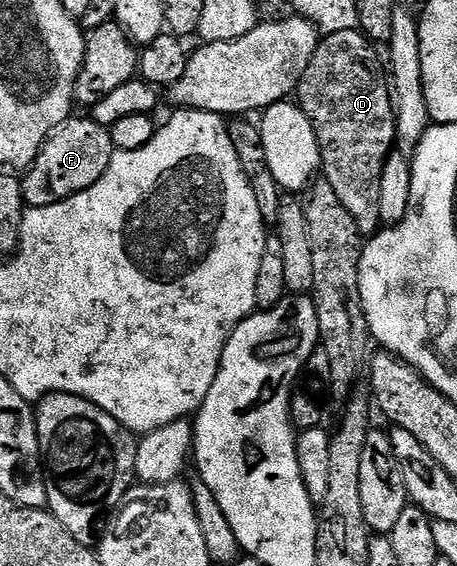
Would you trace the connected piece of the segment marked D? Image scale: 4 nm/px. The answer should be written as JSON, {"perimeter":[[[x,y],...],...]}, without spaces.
{"perimeter":[[[357,29],[324,34],[317,42],[315,55],[311,55],[311,63],[307,63],[307,71],[303,71],[303,79],[299,79],[295,94],[296,104],[307,115],[319,143],[323,179],[331,183],[335,195],[339,195],[339,201],[347,207],[347,215],[355,219],[355,227],[359,227],[362,235],[372,235],[382,228],[379,215],[380,183],[383,167],[397,143],[395,98],[391,92],[386,62],[382,54],[381,57],[377,54],[377,49],[378,46]]]}

